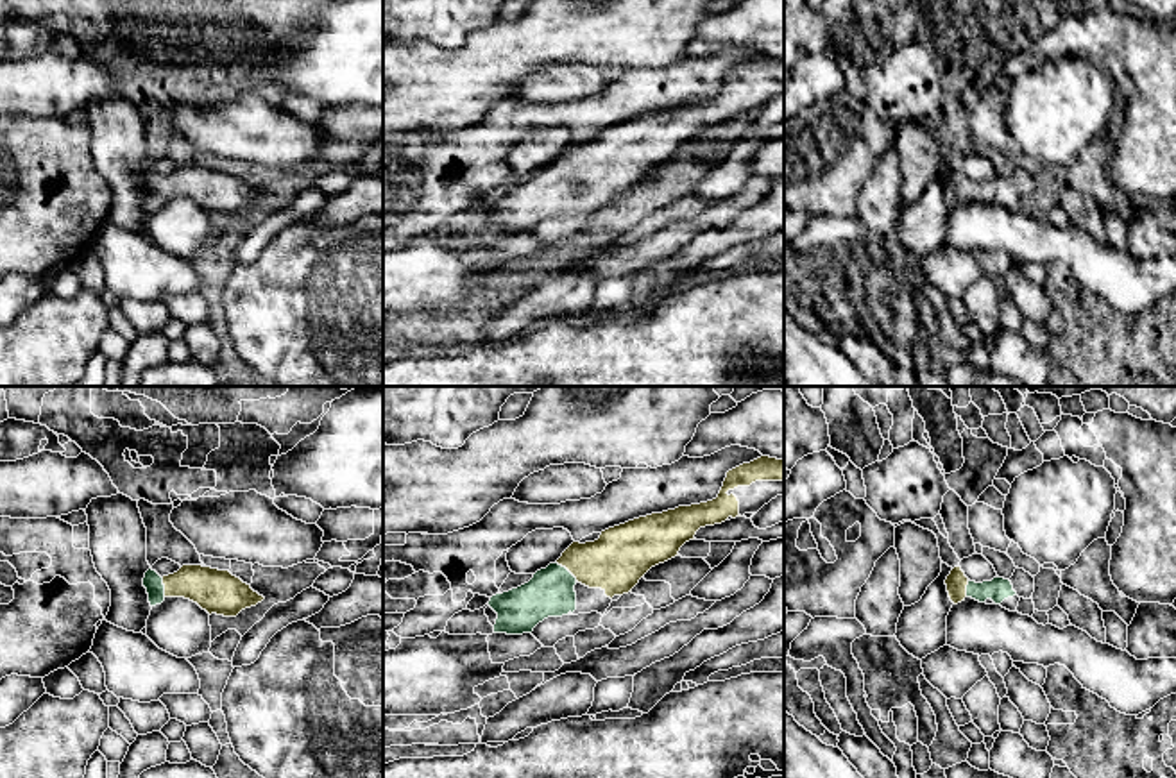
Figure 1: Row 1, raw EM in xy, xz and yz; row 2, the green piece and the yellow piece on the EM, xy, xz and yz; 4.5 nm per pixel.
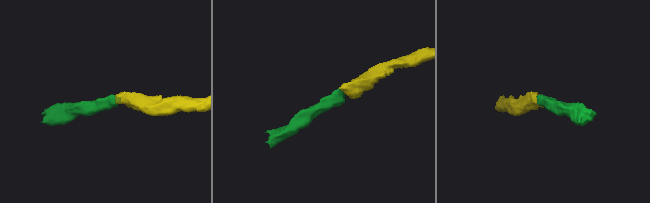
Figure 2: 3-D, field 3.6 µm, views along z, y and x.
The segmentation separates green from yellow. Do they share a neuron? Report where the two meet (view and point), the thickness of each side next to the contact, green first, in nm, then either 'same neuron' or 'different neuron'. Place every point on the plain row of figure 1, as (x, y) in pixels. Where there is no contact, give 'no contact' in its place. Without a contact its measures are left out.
contact xz (566, 169); calibres 220 and 260 nm; same neuron

